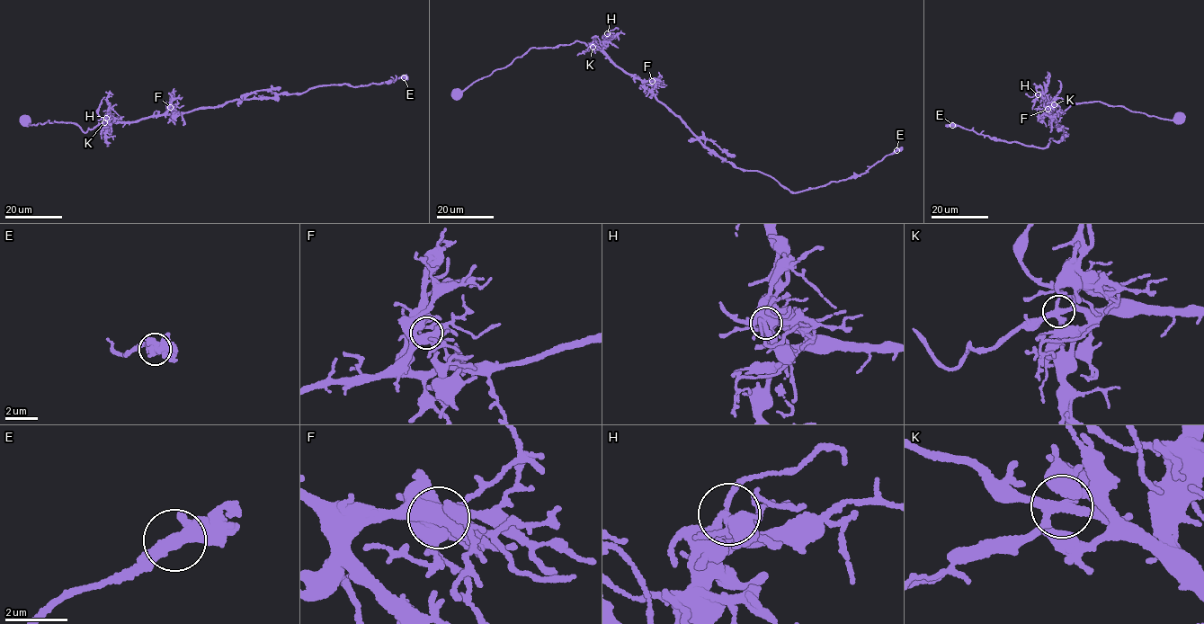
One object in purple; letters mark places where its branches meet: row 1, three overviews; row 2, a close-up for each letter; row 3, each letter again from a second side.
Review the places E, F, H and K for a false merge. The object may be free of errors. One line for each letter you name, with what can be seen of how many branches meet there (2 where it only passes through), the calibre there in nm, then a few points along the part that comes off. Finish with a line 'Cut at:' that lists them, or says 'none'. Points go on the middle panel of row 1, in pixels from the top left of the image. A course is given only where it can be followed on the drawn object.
Cut at: none

